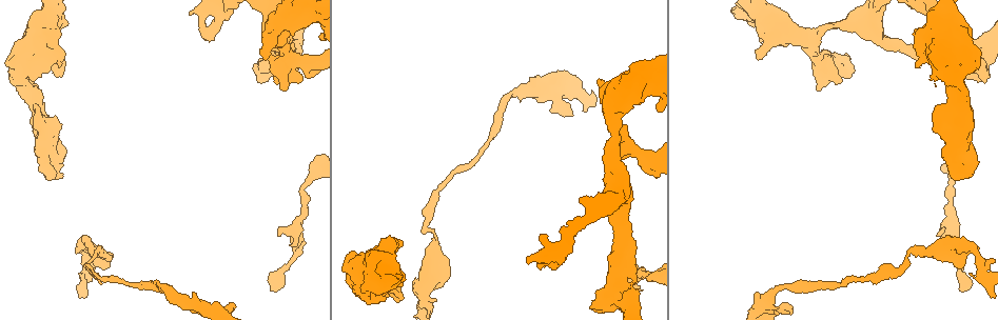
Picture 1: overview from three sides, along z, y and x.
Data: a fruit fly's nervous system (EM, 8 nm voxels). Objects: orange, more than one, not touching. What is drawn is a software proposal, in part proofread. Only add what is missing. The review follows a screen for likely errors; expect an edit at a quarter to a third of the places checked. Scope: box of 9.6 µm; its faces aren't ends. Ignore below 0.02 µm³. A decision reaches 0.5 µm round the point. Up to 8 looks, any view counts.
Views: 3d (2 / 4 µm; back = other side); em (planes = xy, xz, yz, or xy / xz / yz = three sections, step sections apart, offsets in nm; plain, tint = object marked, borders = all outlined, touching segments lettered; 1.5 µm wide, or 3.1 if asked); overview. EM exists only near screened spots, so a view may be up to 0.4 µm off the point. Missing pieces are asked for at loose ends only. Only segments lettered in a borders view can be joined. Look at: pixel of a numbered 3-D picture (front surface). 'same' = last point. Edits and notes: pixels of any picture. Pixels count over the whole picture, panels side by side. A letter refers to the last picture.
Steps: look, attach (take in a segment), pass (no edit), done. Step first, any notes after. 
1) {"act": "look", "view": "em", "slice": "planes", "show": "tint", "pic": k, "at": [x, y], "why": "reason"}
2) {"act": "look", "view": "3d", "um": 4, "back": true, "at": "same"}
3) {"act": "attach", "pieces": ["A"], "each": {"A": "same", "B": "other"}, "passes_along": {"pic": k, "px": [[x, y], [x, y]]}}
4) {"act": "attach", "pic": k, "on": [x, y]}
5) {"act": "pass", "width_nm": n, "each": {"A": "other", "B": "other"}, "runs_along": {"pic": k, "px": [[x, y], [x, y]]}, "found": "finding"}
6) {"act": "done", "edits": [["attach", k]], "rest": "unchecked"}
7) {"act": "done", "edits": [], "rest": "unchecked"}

{"act": "look", "view": "3d", "um": 4, "pic": 1, "at": [978, 51]}

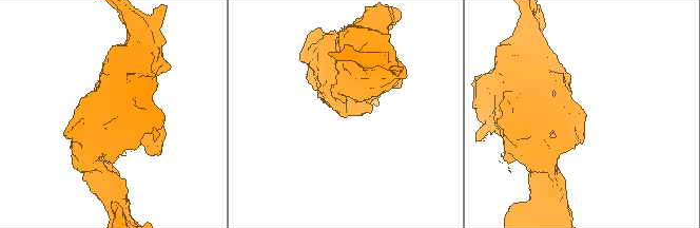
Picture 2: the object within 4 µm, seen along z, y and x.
{"act": "look", "view": "em", "slice": "planes", "show": "borders", "pic": 2, "at": [345, 112], "why": "shape alone is not enough"}

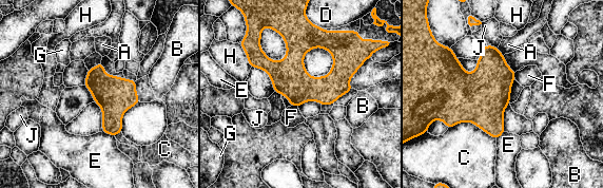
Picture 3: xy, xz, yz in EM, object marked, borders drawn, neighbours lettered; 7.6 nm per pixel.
{"act": "pass", "each": {"A": "other", "B": "other", "C": "other", "D": "other", "E": "other", "F": "other", "G": "other", "H": "other", "J": "other"}, "border": {"pic": 3, "px": [[291, 105], [297, 108]]}, "found": "none of them fits"}

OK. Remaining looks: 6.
{"act": "look", "view": "em", "slice": "yz", "step": 8, "show": "borders", "pic": 1, "at": [527, 260], "why": "thick end"}

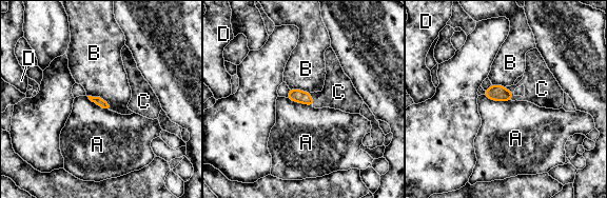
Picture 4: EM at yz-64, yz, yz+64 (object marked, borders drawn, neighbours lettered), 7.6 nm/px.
{"act": "attach", "pieces": ["C"], "each": {"A": "other", "B": "other", "C": "same", "D": "other"}, "found": "it goes on there"}

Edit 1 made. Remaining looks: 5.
{"act": "look", "view": "em", "slice": "planes", "show": "borders", "pic": 1, "at": [274, 292], "why": "an open end"}

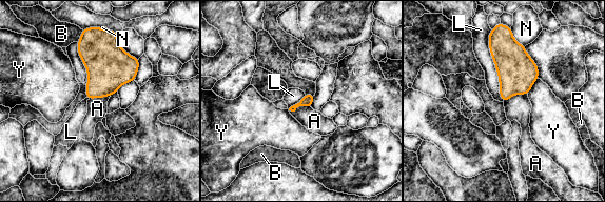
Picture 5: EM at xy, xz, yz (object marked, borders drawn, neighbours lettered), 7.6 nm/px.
{"act": "pass", "each": {"A": "other", "B": "other", "L": "other", "N": "other", "Y": "other"}, "border": {"pic": 5, "px": [[527, 94], [514, 94], [504, 102]]}, "found": "no lettered segment goes on from it"}

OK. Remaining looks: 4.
{"act": "done", "edits": [["attach", 4]], "rest": "unchecked"}

